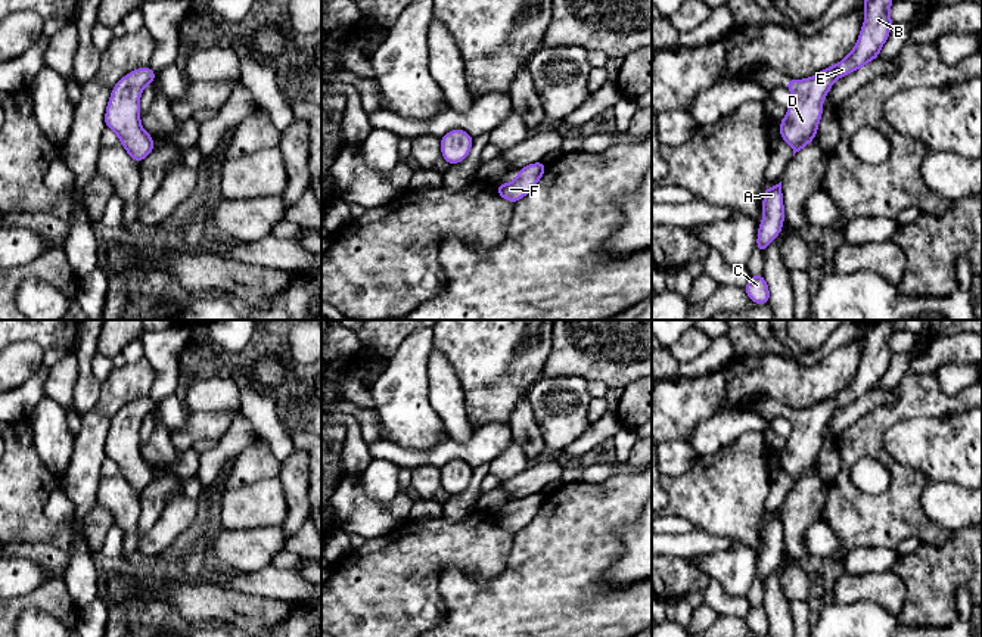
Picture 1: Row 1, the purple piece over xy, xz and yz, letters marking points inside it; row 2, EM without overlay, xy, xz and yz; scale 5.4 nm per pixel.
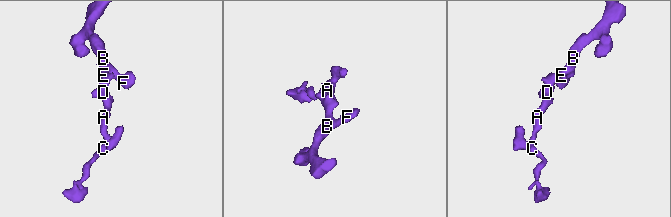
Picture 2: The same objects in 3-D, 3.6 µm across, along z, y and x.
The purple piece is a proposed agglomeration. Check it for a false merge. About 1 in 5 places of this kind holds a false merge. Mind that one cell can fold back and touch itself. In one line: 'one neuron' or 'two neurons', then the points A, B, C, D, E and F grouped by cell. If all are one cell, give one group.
one neuron; groups A B C D E F

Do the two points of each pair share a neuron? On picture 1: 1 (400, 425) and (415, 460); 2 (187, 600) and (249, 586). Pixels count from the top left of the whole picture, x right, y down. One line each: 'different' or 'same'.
1: different
2: different

